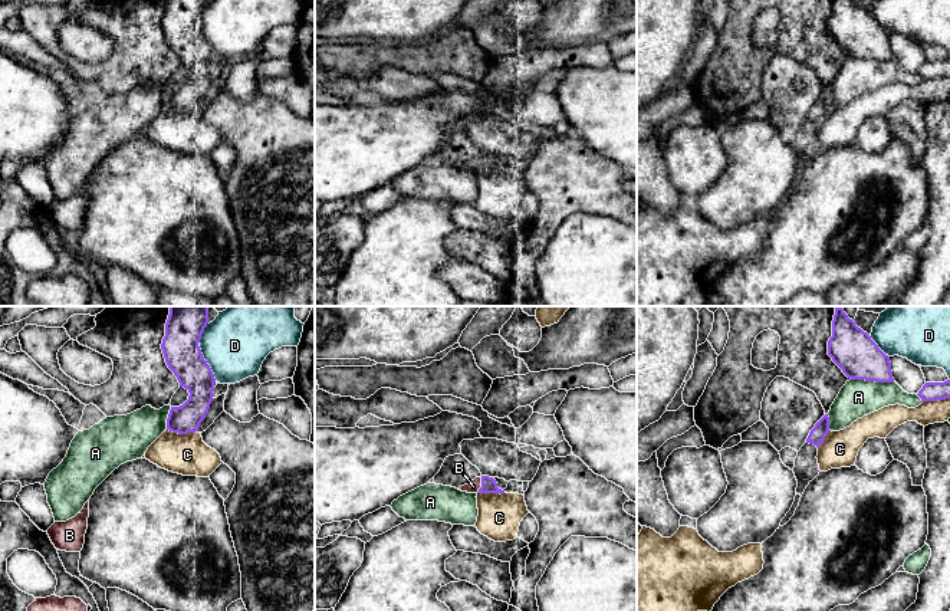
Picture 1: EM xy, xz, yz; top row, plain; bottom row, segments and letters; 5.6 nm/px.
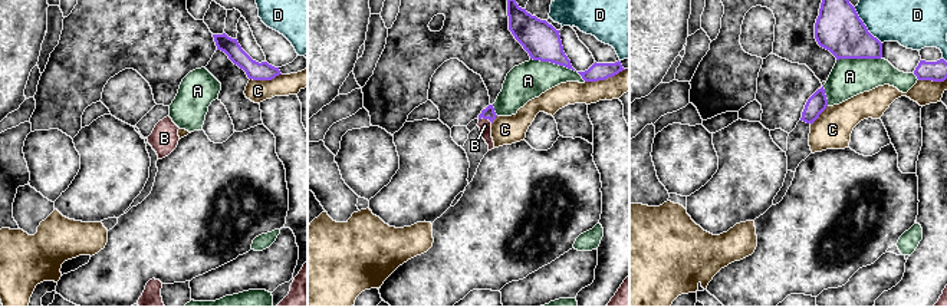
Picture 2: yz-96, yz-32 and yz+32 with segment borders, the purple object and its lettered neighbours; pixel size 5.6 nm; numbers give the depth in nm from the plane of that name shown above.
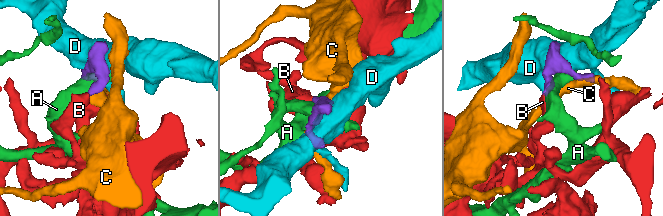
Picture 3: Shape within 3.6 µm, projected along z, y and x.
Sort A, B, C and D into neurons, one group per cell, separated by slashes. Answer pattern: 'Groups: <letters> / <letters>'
Groups: A / B / C / D

